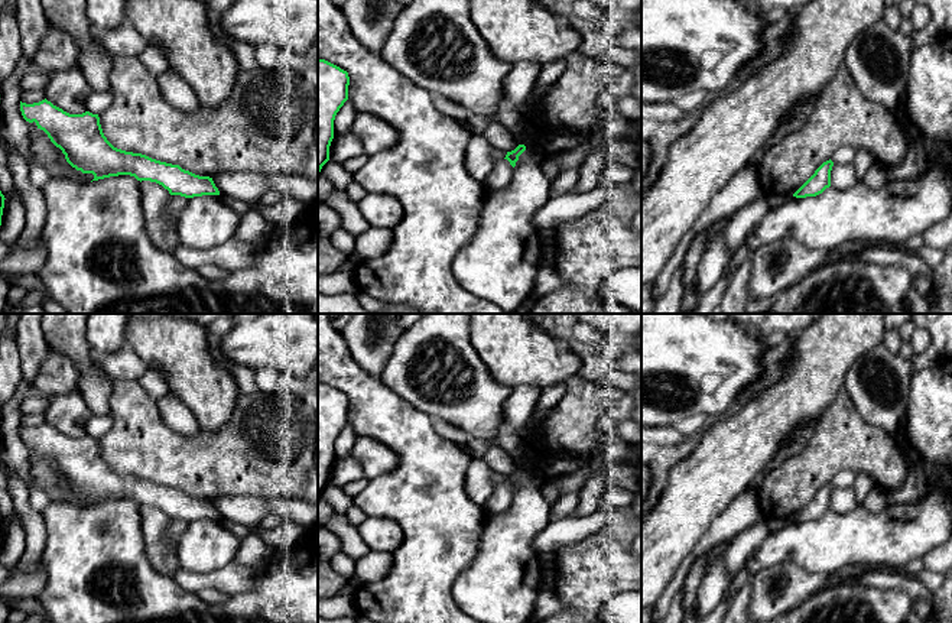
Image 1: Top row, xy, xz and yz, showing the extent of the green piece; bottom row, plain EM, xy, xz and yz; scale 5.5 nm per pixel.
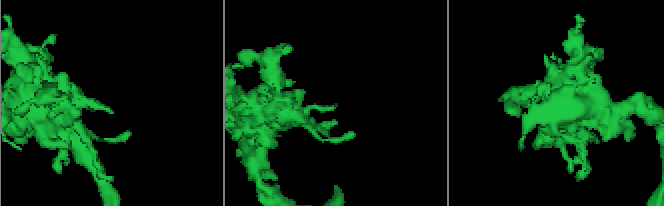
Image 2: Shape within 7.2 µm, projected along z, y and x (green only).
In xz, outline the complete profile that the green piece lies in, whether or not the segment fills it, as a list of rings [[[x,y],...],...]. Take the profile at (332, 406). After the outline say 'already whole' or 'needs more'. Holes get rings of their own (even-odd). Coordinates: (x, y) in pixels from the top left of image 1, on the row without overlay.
[[[318,383],[318,499],[329,484],[334,444],[348,424],[348,409],[347,395],[325,383]]] | already whole

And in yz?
[[[823,486],[815,497],[793,517],[796,522],[816,520],[831,510],[831,494],[834,486]]] | already whole

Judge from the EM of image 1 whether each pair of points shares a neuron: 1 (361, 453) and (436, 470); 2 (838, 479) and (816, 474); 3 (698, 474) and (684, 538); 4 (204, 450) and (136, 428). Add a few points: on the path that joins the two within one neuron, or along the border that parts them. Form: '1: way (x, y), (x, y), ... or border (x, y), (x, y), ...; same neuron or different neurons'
1: border (376, 440), (397, 457), (397, 464), (369, 480); different neurons
2: border (855, 473), (840, 470), (829, 482); different neurons
3: way (698, 490), (684, 512), (684, 522); same neuron
4: way (187, 450), (158, 450), (153, 445); same neuron

